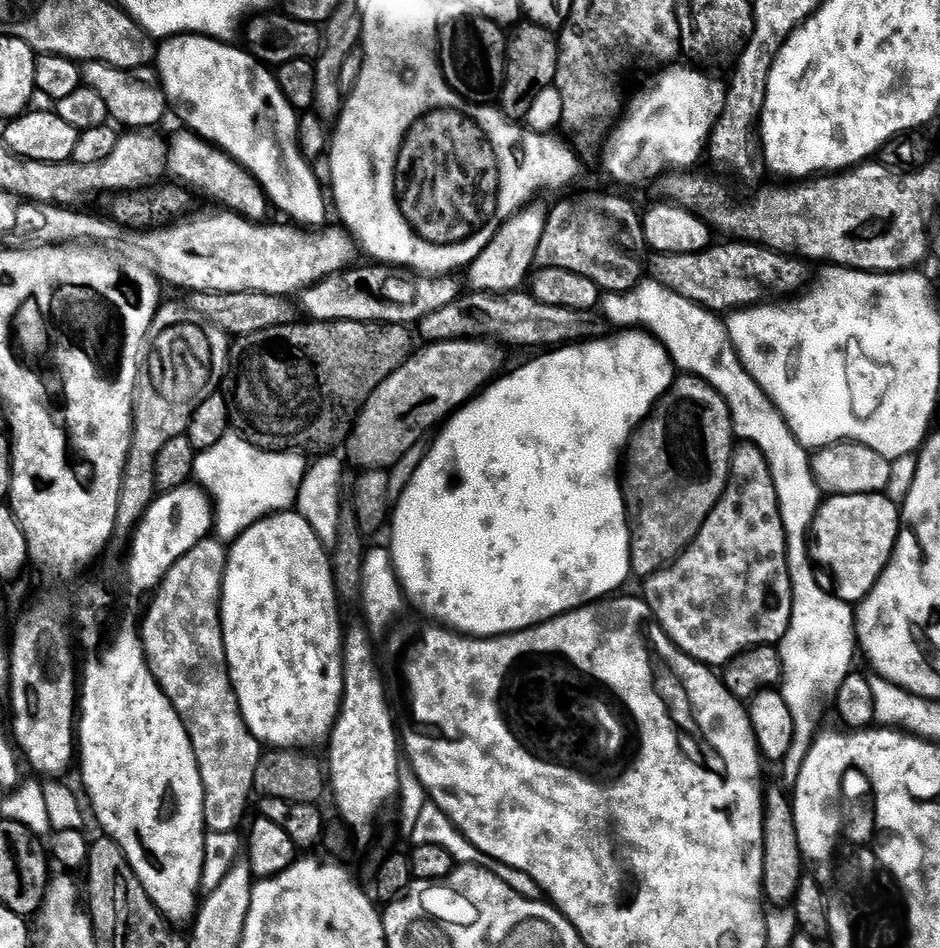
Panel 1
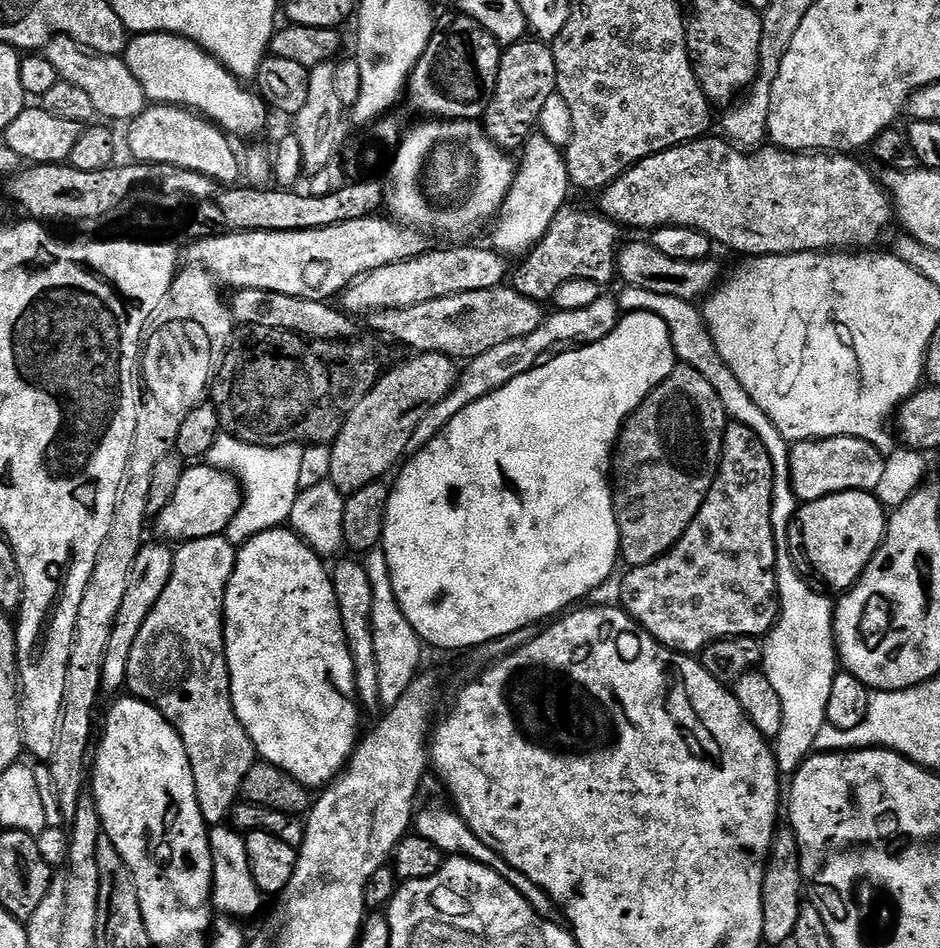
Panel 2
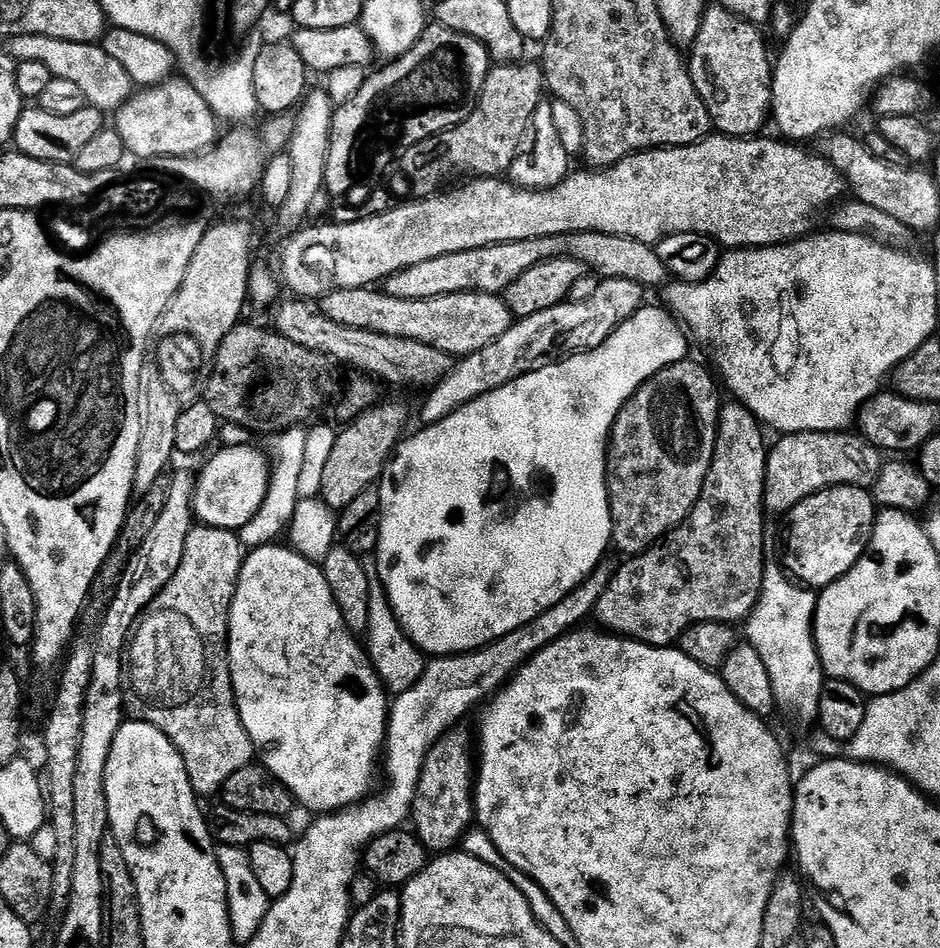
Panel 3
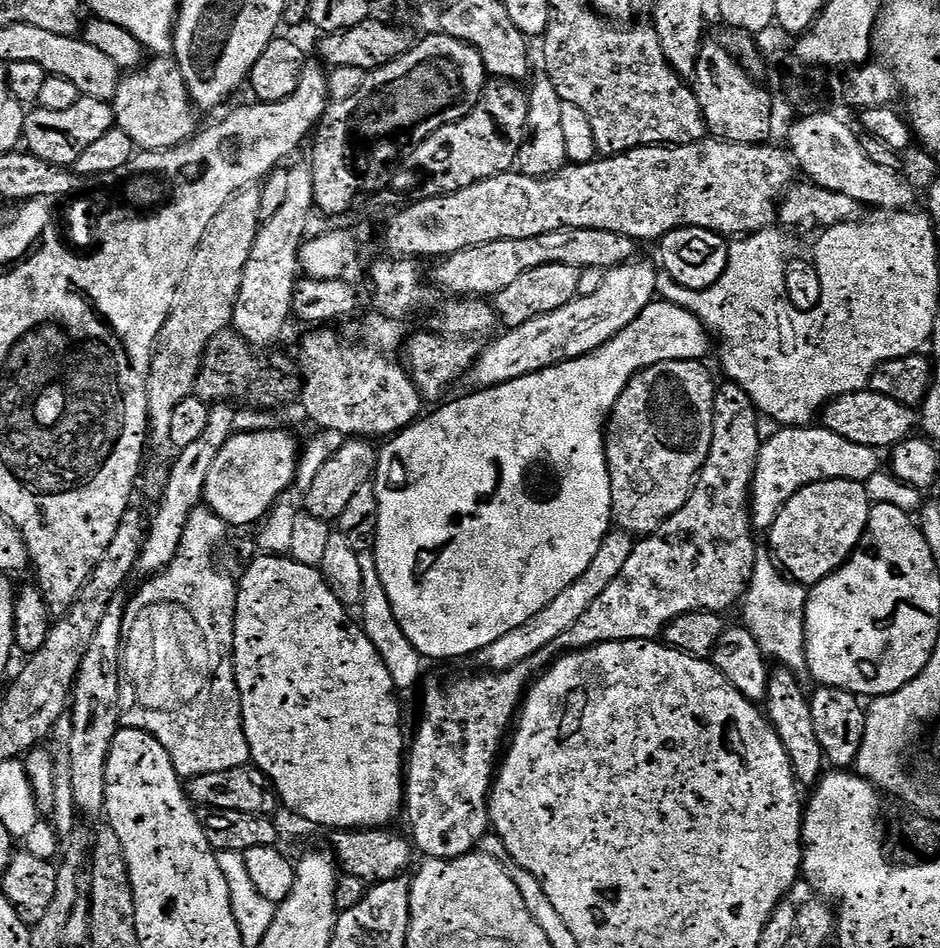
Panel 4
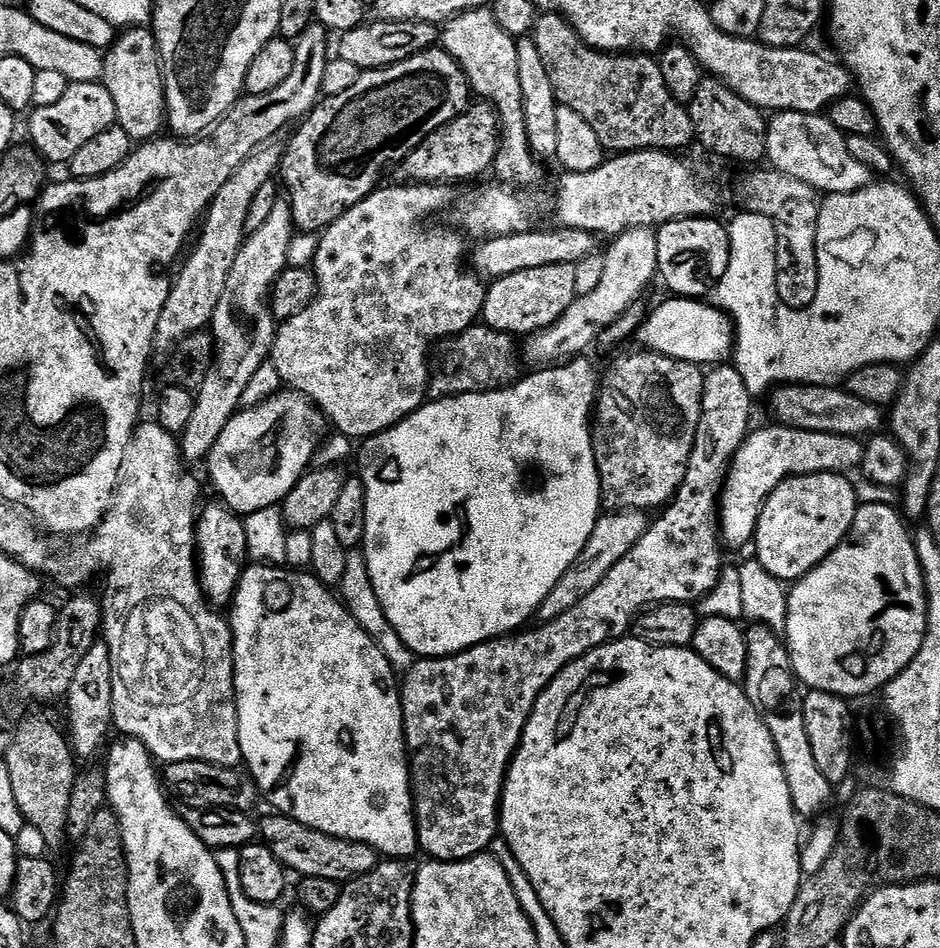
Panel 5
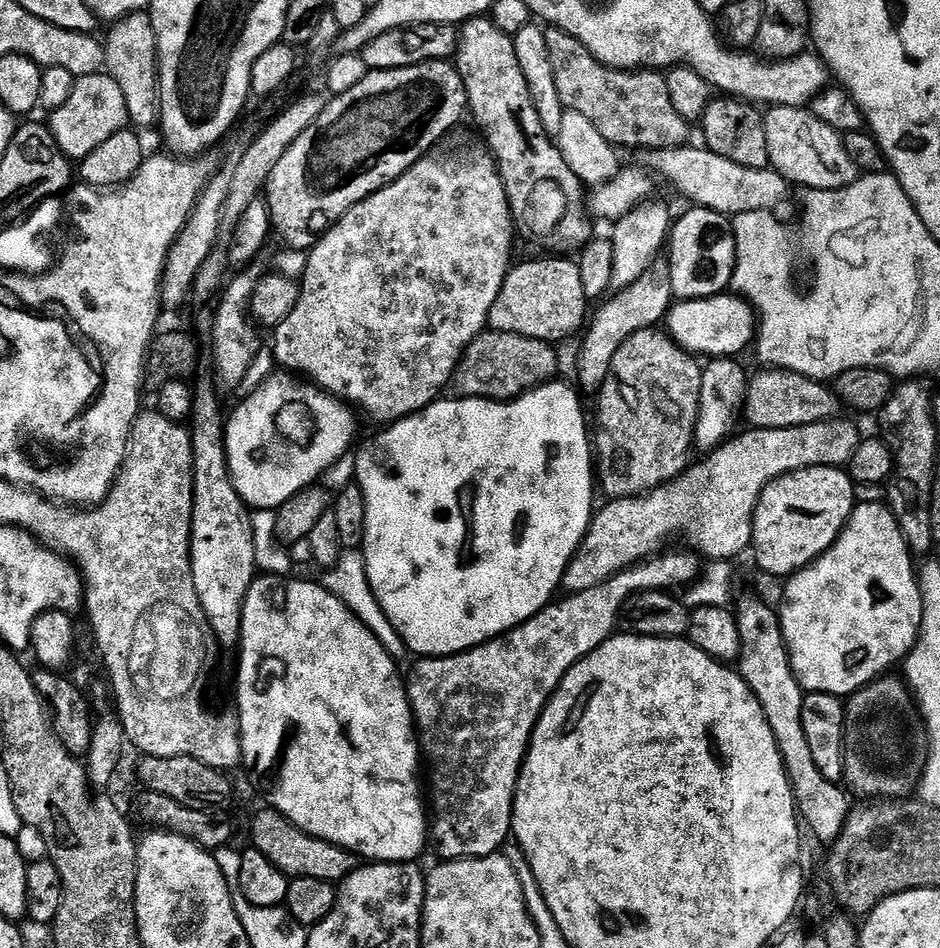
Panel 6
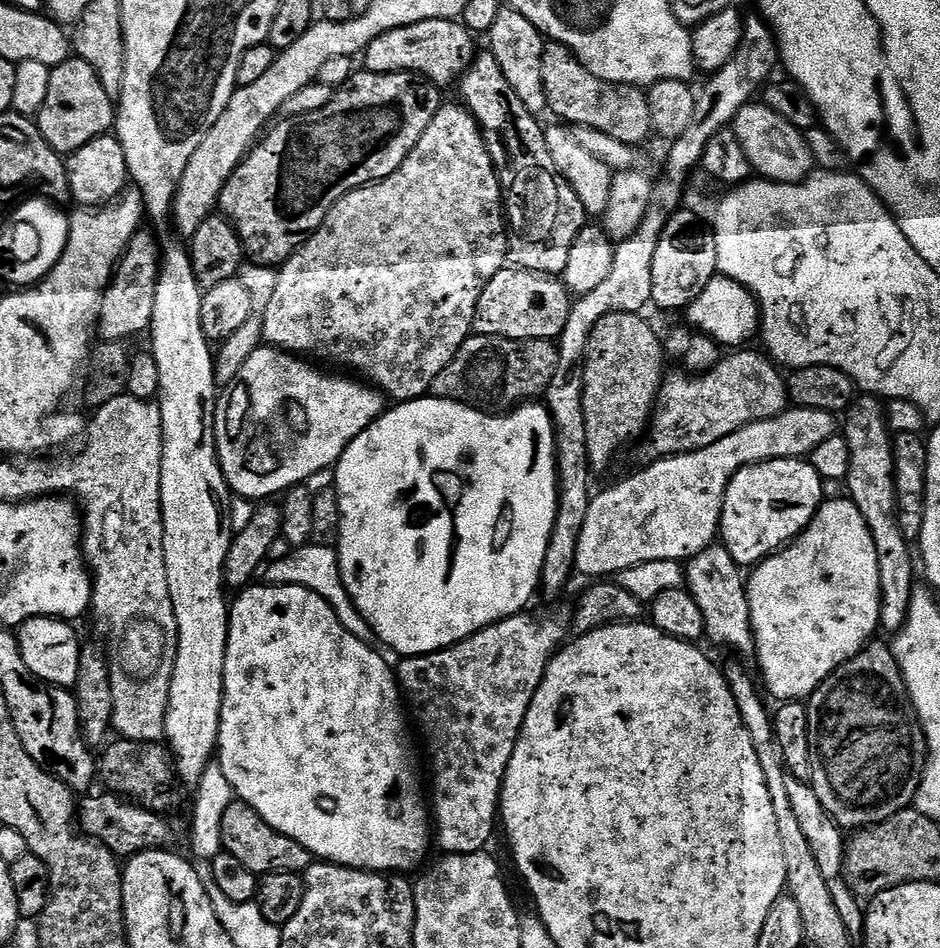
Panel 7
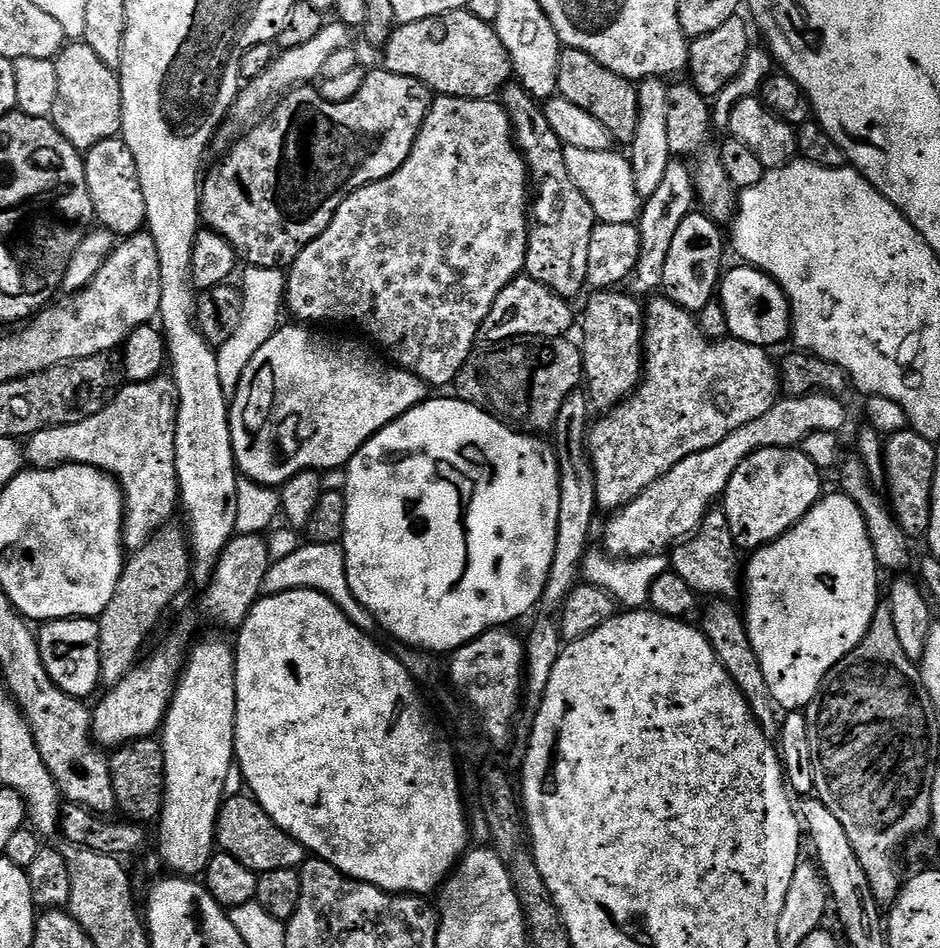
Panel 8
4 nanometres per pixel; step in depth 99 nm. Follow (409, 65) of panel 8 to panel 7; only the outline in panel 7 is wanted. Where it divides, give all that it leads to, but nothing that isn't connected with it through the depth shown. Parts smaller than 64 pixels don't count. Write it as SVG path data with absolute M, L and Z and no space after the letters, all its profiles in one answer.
M459 19L414 22L374 38L362 53L363 67L370 72L415 72L418 76L427 76L437 86L455 85L478 55L476 40L471 29Z

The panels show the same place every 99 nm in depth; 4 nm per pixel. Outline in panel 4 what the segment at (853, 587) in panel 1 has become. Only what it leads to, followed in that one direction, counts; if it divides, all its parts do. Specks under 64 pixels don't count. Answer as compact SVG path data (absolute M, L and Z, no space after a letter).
M819 480L817 484L808 484L780 508L775 522L766 532L767 547L775 563L789 577L792 575L791 579L797 585L817 584L841 568L861 547L871 509L864 484L853 480Z

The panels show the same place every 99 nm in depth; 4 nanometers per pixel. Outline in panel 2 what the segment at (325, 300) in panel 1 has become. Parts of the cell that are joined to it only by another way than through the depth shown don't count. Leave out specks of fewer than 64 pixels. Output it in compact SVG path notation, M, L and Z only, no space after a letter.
M440 246L437 252L425 250L421 256L415 256L402 262L394 262L390 266L378 266L378 270L370 270L365 276L360 276L344 289L338 304L349 314L367 314L382 310L406 310L410 306L422 306L422 302L434 302L434 298L446 298L454 294L470 294L474 290L490 290L499 288L509 279L509 262L492 246L487 248L460 248L464 246Z

